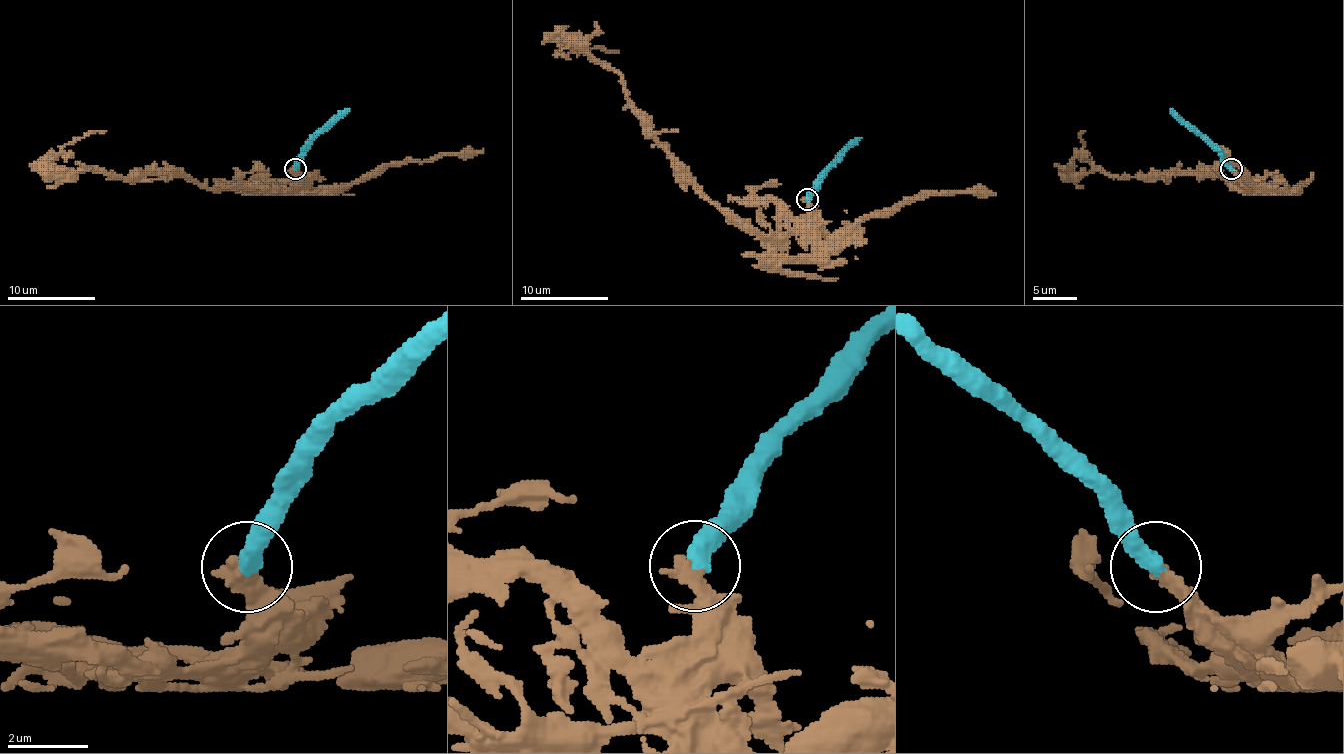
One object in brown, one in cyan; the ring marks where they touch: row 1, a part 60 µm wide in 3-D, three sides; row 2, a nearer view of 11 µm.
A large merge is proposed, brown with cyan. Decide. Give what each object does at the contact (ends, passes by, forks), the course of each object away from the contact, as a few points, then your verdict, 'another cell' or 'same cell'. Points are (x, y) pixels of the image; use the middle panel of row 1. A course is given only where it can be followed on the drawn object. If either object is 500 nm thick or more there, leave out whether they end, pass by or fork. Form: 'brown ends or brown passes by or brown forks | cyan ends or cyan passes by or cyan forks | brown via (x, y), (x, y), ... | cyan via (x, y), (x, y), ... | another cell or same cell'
brown ends | cyan ends | brown via (807, 199), (796, 228), (741, 230), (658, 140), (621, 76), (561, 37), (577, 52), (618, 52) | cyan via (807, 199), (816, 182), (862, 138) | another cell

